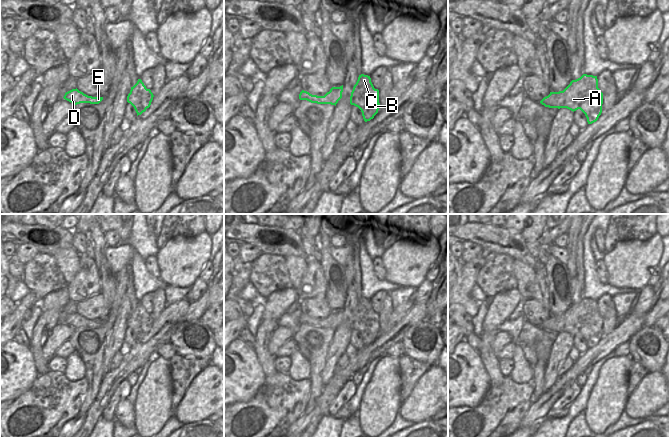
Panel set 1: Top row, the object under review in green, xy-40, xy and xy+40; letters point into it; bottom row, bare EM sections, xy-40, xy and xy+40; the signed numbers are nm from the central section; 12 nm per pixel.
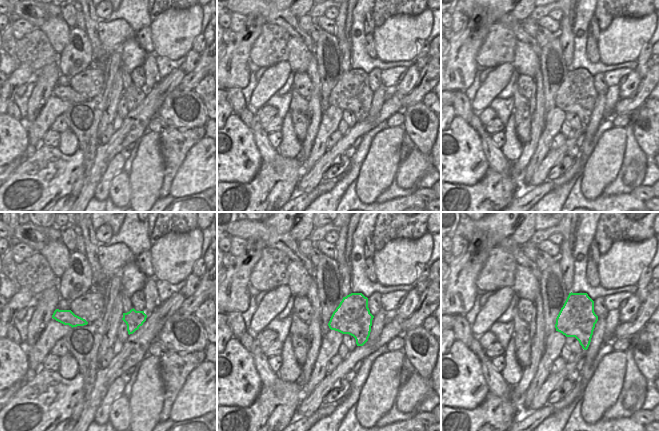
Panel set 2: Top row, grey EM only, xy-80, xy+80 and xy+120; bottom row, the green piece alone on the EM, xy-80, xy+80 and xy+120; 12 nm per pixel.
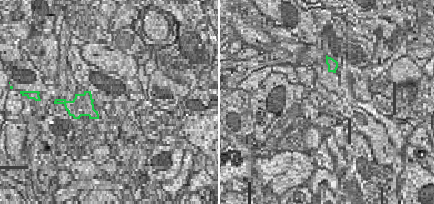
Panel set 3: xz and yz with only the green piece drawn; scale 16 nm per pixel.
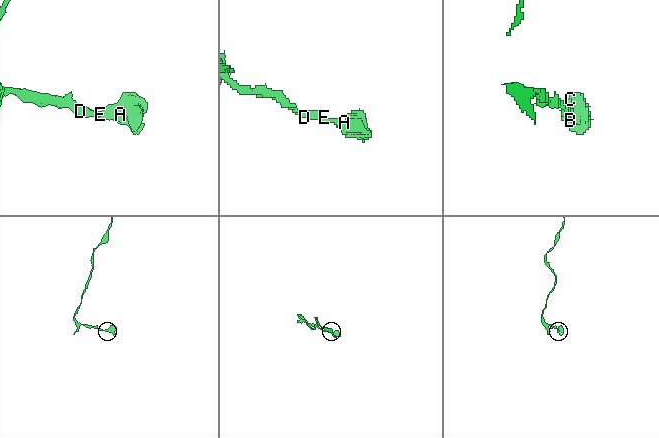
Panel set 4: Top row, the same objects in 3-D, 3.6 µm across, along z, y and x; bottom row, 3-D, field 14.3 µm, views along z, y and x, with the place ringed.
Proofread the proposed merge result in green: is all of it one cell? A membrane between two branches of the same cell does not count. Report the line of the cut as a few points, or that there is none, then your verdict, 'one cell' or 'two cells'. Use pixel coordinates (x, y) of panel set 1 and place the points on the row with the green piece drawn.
cut none; one cell

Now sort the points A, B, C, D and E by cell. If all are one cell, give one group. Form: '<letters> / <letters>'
A B C D E

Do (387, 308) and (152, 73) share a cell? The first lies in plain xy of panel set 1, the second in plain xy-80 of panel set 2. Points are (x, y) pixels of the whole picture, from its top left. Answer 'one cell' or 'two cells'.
one cell

